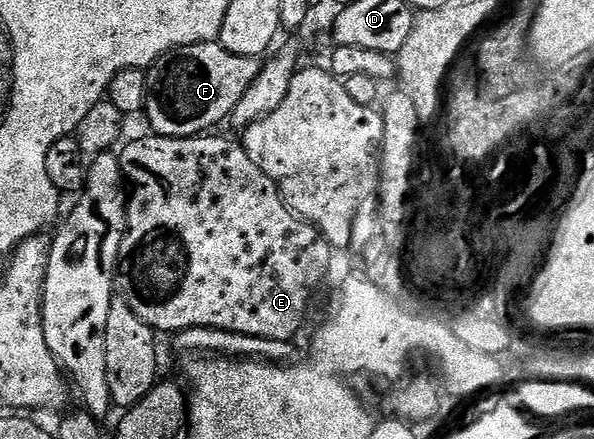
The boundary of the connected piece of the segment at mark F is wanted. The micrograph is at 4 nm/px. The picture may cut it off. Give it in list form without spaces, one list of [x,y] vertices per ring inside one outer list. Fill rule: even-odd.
[[[220,42],[215,43],[195,43],[194,45],[186,45],[185,47],[176,47],[172,51],[168,51],[162,57],[158,57],[152,62],[151,67],[146,71],[146,95],[144,97],[143,114],[148,115],[148,123],[153,132],[158,135],[169,135],[170,137],[178,137],[179,139],[188,139],[191,135],[199,135],[208,133],[213,130],[215,123],[220,123],[229,118],[234,109],[234,105],[238,105],[238,101],[242,101],[242,93],[246,93],[246,89],[250,89],[250,85],[254,85],[254,77],[258,77],[262,63],[259,58],[249,57],[247,55],[235,55],[226,50]]]

